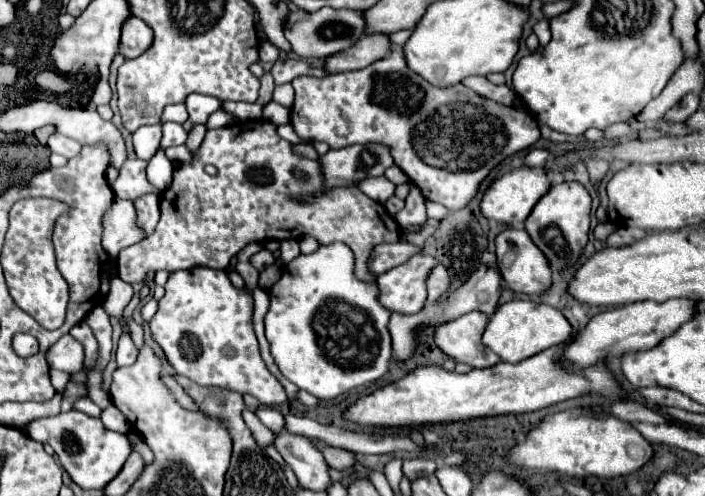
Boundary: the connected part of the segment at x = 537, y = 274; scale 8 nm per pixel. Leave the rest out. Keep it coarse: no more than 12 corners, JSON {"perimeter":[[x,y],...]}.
{"perimeter":[[525,229],[495,239],[499,271],[513,291],[551,285],[547,257]]}

